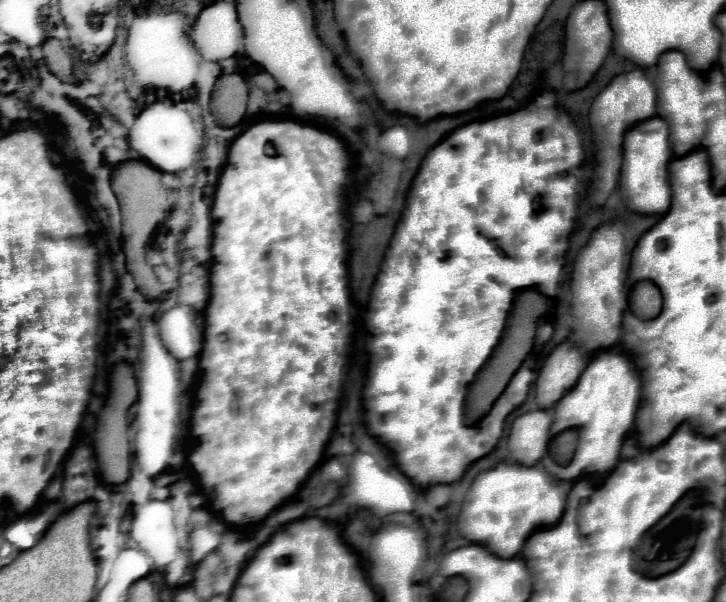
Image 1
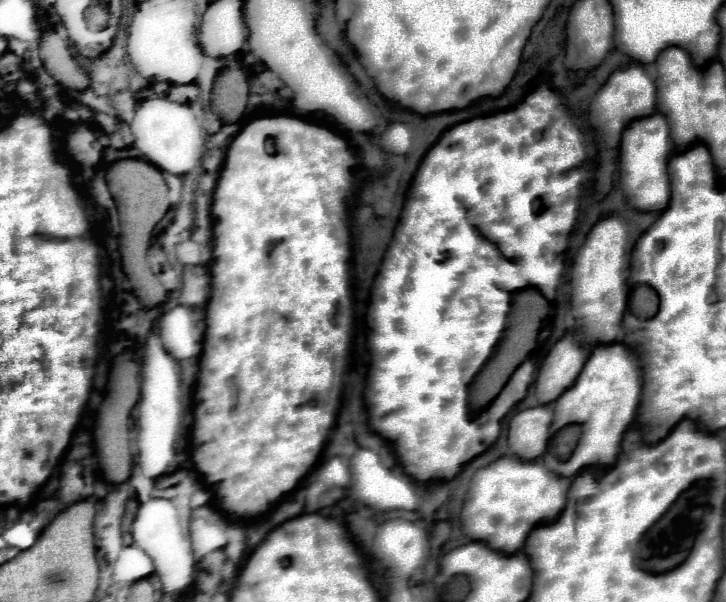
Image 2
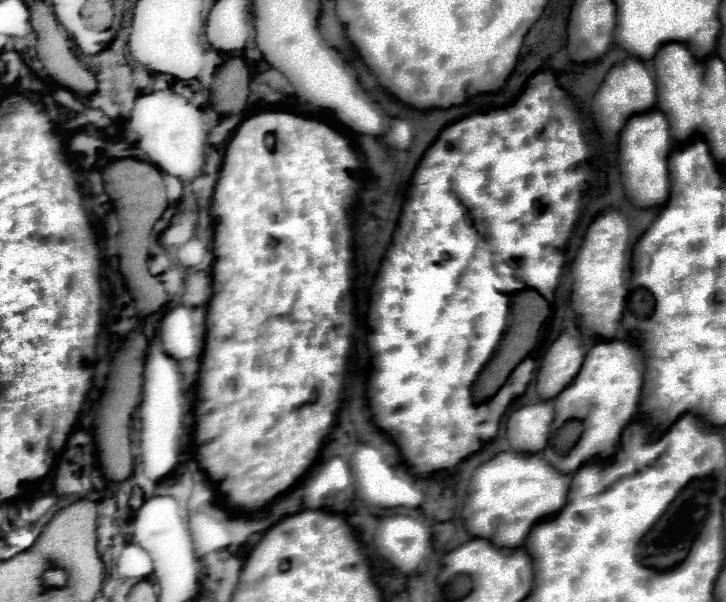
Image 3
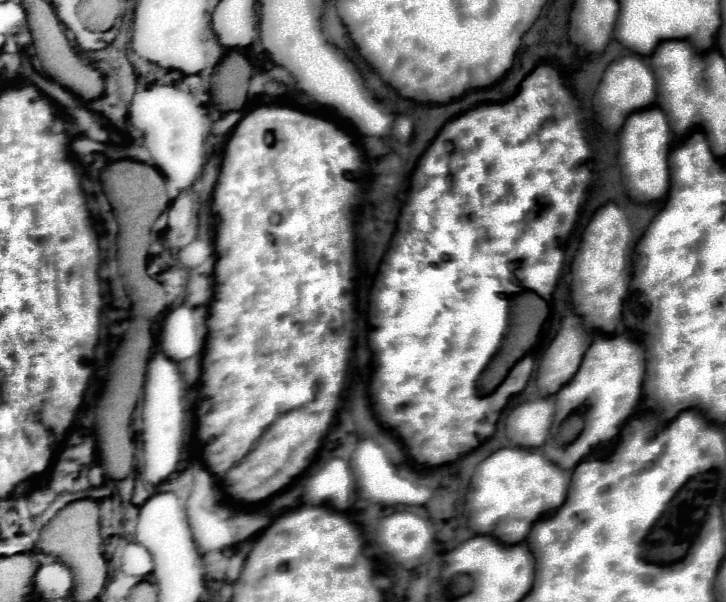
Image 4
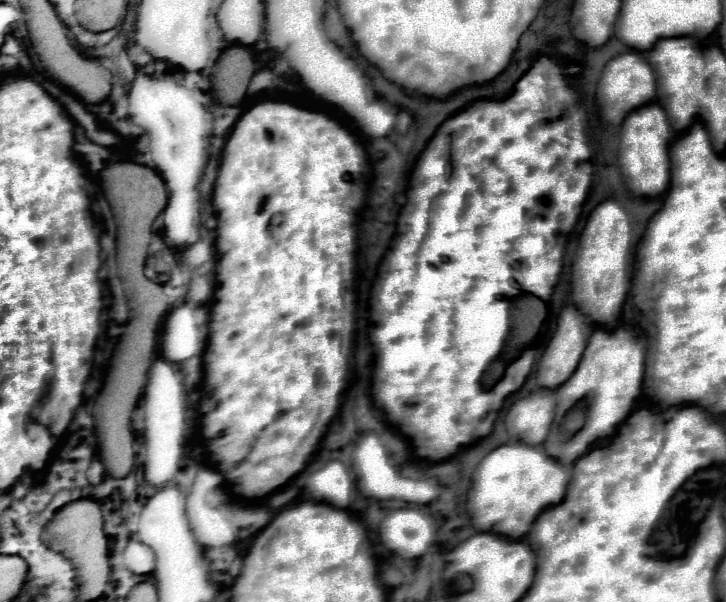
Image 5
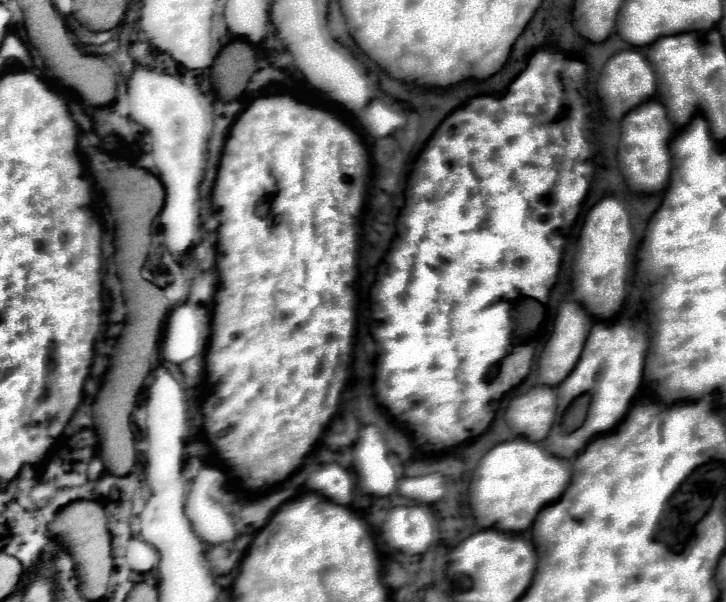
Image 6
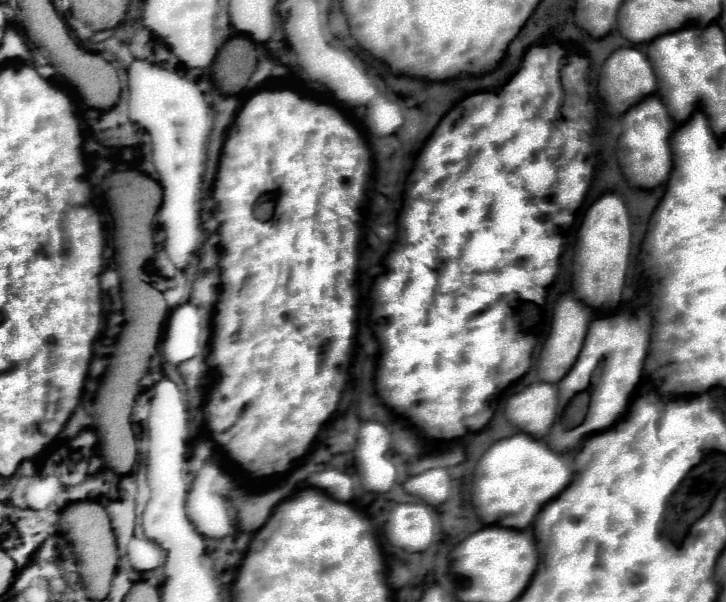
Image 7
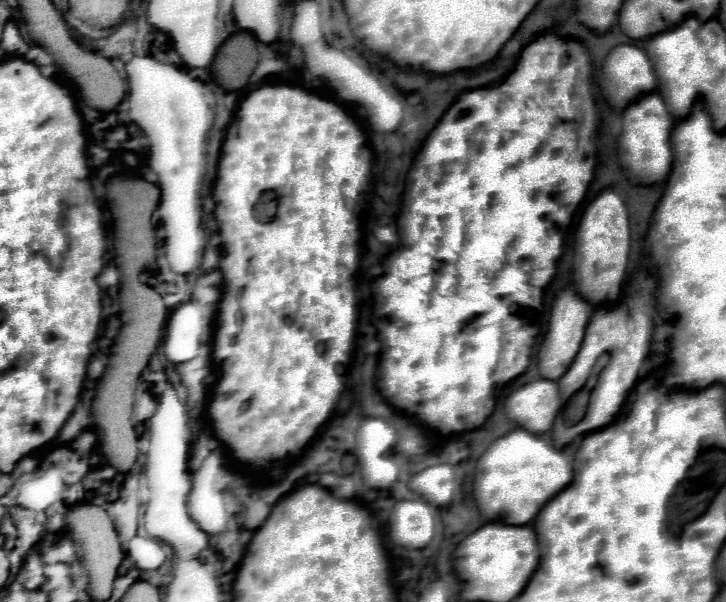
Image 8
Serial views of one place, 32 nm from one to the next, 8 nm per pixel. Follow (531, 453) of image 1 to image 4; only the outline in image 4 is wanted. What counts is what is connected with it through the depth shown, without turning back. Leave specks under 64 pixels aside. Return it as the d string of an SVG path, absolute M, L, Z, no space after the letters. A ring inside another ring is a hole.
M554 396L516 406L506 418L506 436L512 444L542 448L554 416Z

